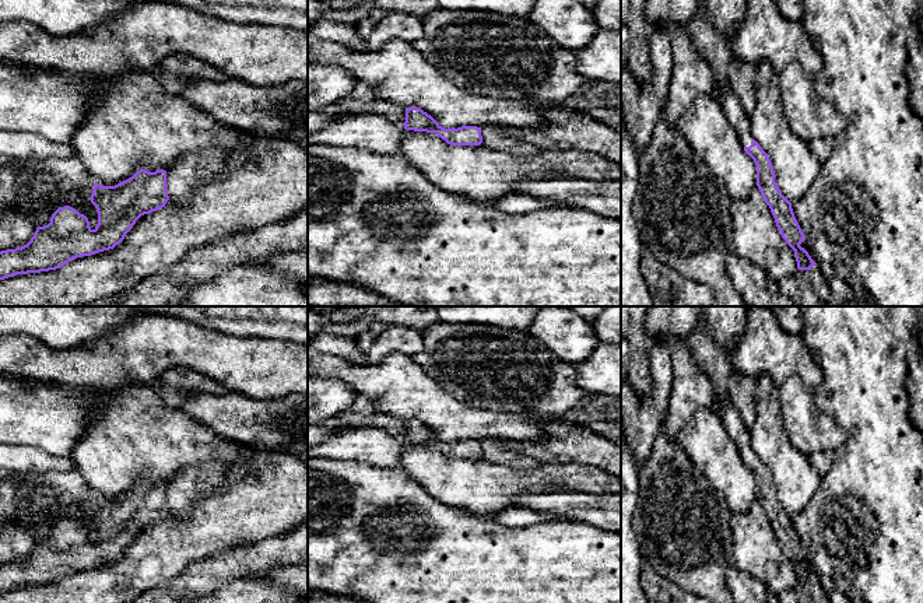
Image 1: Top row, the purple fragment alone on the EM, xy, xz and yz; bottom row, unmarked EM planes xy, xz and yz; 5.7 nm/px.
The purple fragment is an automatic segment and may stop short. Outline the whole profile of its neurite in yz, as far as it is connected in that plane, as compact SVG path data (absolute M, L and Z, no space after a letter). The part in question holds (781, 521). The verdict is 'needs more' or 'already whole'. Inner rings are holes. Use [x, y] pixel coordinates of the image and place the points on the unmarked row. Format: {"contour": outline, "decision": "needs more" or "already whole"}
{"contour": "M716 397L710 407L722 418L740 457L757 478L757 499L771 522L782 551L794 564L797 582L808 592L814 603L829 603L828 593L821 586L818 578L811 572L808 565L800 560L806 551L794 530L792 516L780 506L775 495L775 484L768 467L752 452L750 430L743 423L737 409L730 400L722 403Z", "decision": "needs more"}

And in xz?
{"contour": "M417 420L406 423L403 439L406 444L436 446L450 459L480 459L482 456L481 441L445 442L431 428Z", "decision": "already whole"}

